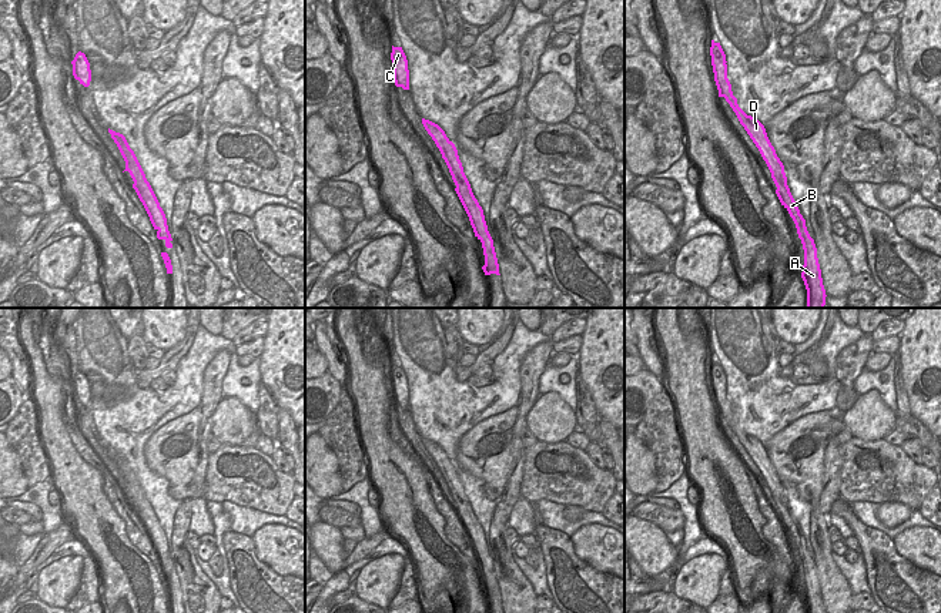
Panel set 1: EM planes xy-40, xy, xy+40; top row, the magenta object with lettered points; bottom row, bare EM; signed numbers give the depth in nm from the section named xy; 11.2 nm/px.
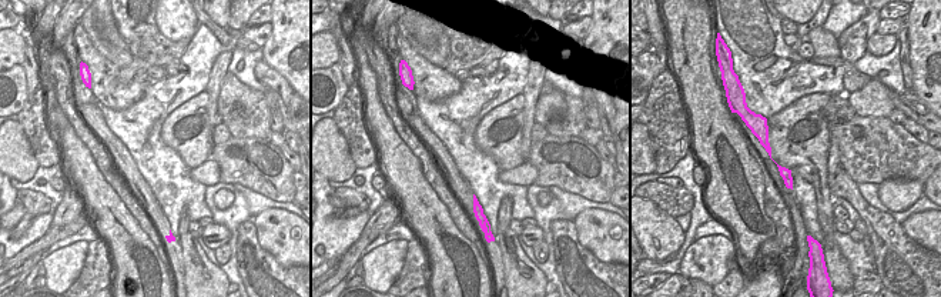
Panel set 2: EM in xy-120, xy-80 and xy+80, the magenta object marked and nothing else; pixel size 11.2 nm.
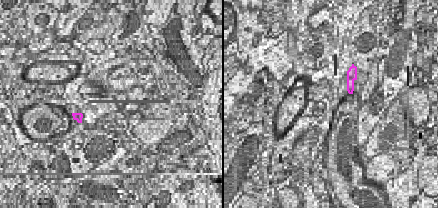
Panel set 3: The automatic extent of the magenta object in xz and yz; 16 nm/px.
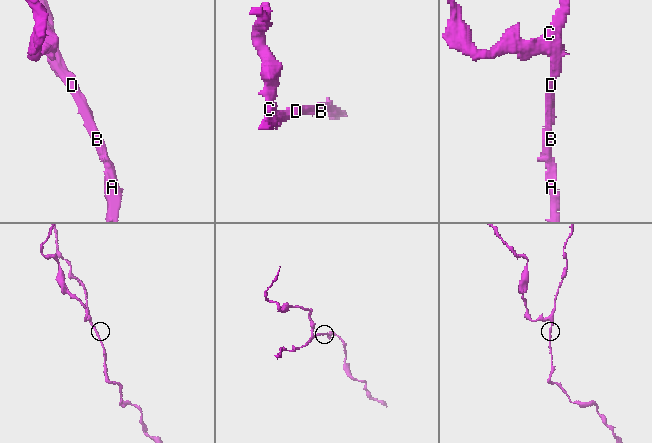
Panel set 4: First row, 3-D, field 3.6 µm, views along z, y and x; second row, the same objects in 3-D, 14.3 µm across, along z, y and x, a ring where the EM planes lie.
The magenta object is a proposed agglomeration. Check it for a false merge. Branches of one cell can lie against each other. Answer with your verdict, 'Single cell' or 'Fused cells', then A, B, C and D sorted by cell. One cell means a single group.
Single cell. Groups: A B C D

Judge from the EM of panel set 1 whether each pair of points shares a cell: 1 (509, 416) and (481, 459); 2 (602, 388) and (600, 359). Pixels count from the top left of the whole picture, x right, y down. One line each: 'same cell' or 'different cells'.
1: same cell
2: same cell

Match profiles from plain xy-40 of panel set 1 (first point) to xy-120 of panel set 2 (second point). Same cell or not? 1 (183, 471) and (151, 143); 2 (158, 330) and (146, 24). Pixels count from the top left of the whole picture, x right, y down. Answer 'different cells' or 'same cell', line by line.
1: different cells
2: different cells

